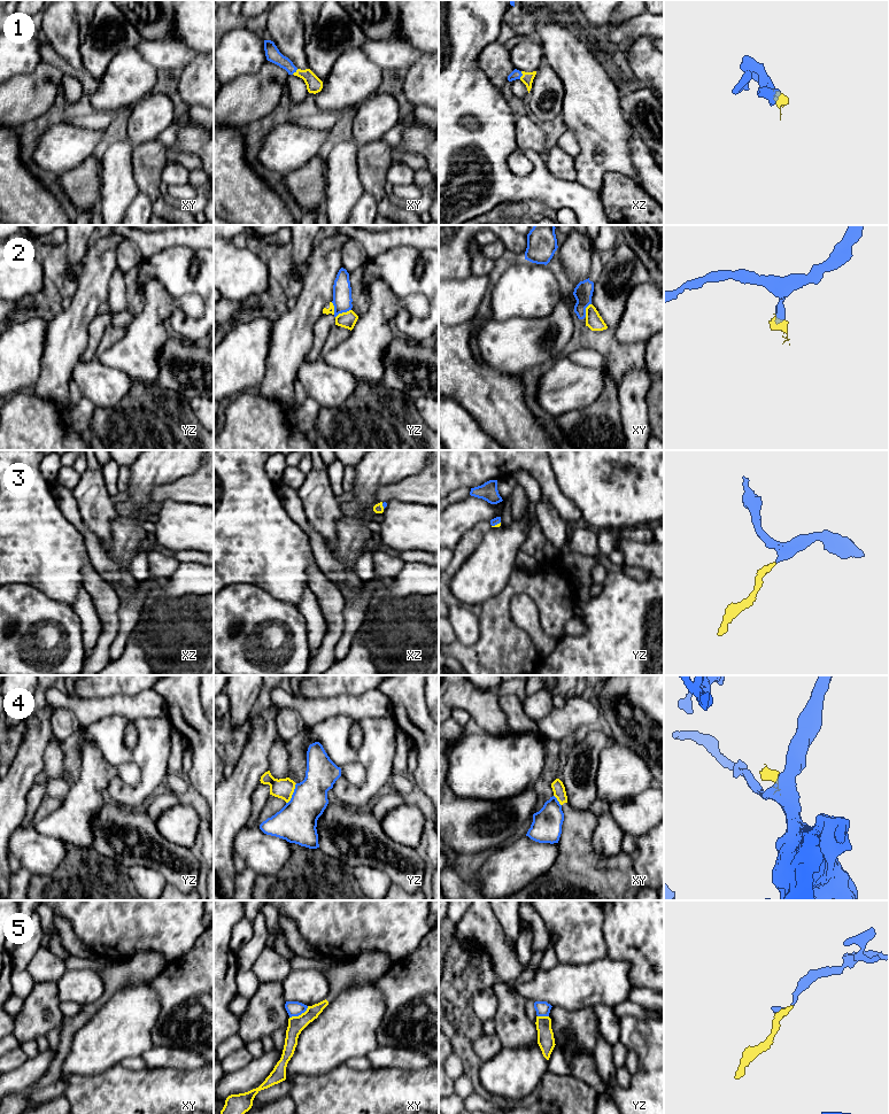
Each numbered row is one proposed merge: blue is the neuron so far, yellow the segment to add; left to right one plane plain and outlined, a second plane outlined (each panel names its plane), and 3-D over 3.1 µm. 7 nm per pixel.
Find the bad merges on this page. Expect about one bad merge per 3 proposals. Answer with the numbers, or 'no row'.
2, 4, 5

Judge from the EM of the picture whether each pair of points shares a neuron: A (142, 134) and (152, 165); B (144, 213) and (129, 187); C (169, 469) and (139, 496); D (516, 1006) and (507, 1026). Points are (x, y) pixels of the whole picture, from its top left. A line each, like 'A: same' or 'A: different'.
A: different
B: different
C: same
D: same

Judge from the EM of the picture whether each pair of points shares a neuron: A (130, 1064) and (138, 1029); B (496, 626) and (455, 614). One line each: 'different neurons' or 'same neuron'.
A: different neurons
B: different neurons

